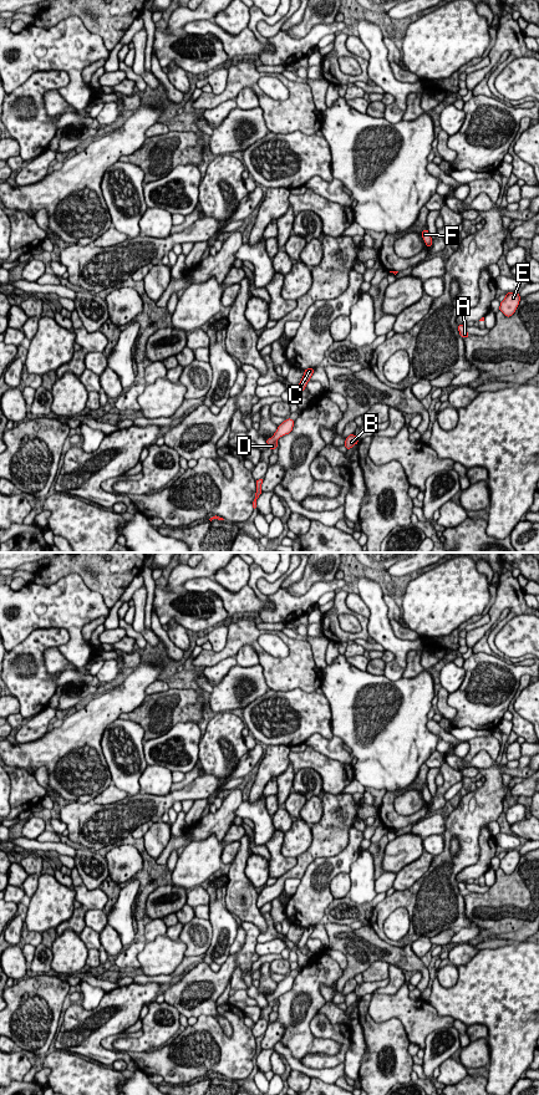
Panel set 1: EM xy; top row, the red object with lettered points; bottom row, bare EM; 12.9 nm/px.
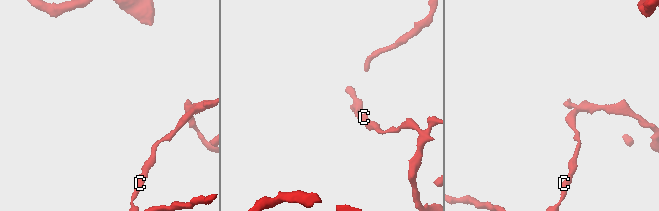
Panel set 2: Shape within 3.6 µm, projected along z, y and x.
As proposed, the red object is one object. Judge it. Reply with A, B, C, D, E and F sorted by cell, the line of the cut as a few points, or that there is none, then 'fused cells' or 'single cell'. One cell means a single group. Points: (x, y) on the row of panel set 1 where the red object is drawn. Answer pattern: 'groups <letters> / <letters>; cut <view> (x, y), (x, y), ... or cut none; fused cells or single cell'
groups A B C D E F; cut none; single cell

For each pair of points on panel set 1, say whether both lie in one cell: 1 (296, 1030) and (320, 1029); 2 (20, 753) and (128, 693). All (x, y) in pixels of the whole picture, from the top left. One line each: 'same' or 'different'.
1: different
2: same

